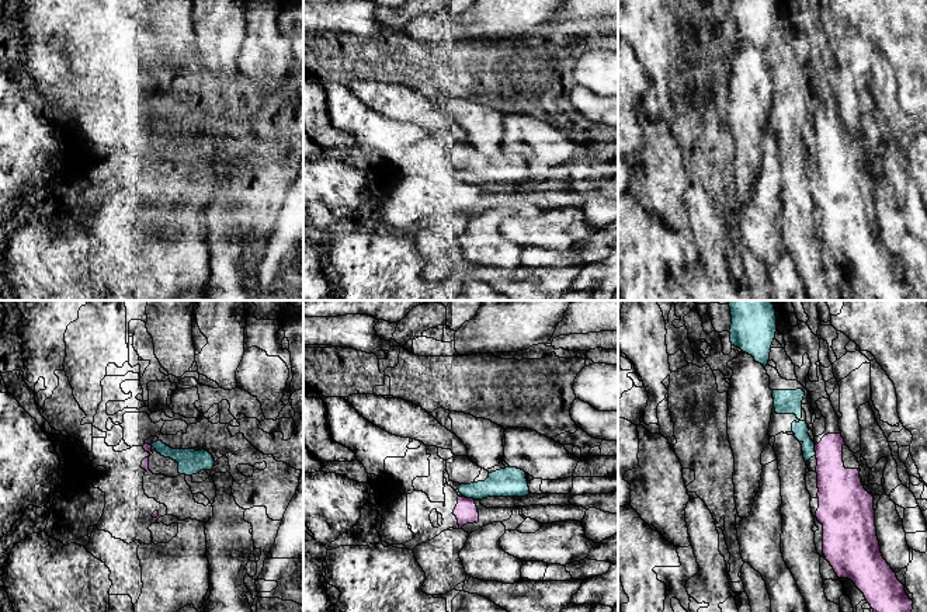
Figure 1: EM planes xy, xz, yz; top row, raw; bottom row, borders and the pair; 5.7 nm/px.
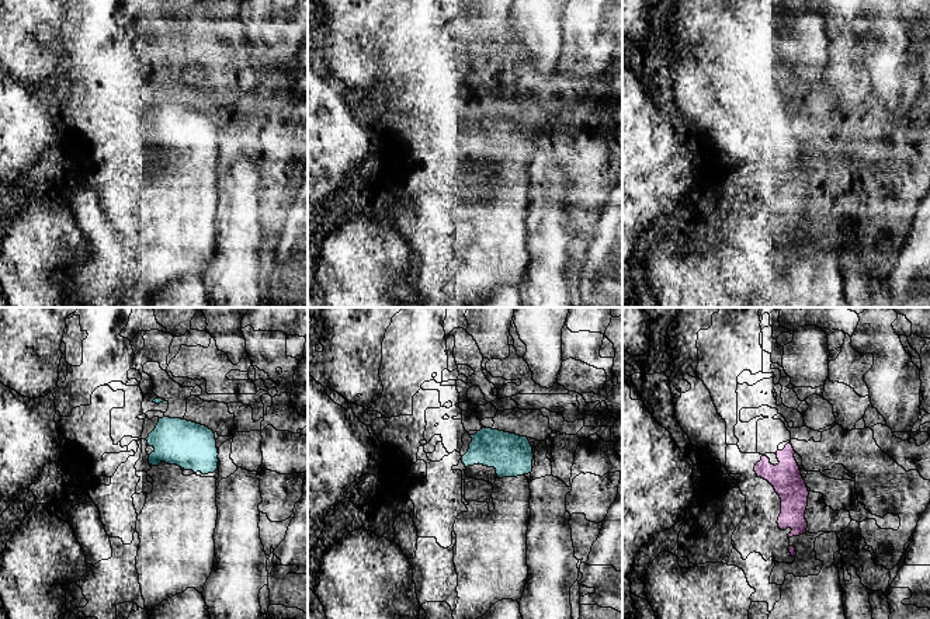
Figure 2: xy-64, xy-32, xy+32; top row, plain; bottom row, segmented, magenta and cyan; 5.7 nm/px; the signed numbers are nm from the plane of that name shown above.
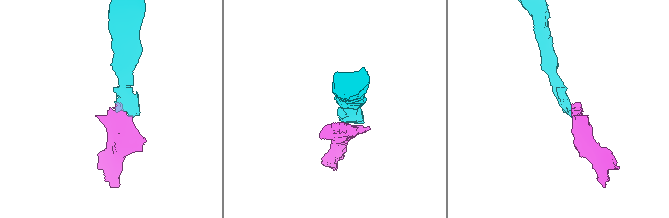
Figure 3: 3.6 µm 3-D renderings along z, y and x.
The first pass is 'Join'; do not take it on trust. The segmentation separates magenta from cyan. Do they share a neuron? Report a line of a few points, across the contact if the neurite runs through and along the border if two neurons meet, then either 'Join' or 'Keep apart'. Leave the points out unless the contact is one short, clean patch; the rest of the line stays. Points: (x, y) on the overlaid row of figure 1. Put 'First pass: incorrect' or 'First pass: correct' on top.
First pass: incorrect
Keep apart

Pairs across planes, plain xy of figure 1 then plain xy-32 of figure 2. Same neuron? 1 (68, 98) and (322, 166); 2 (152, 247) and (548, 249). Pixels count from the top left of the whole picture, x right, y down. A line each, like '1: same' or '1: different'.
1: different
2: different

